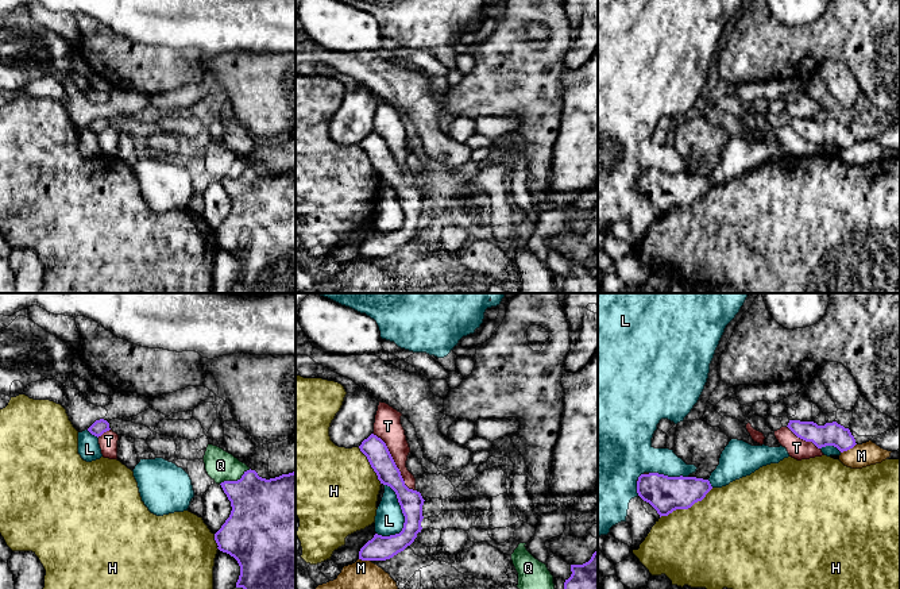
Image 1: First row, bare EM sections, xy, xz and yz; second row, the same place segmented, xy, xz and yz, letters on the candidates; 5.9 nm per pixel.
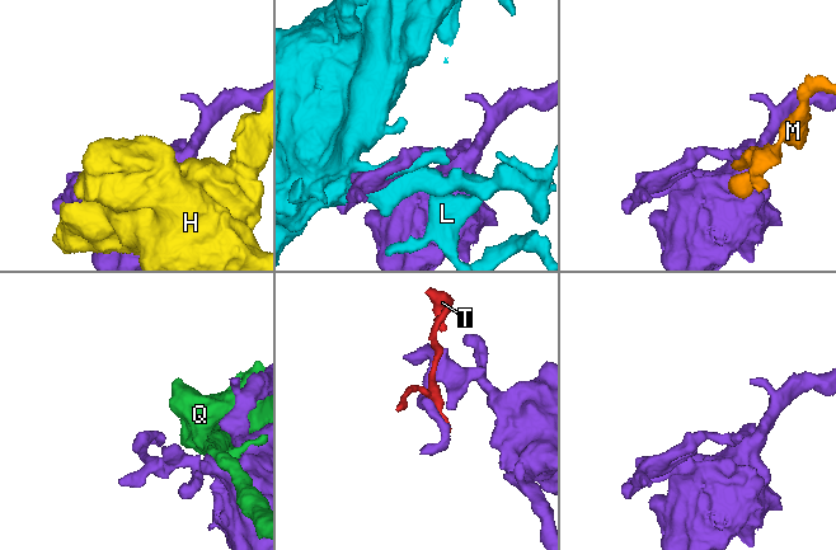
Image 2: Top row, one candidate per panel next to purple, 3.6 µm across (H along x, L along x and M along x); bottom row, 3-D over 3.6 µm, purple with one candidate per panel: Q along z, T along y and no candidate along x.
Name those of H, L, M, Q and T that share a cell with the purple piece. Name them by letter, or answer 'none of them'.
none of them

